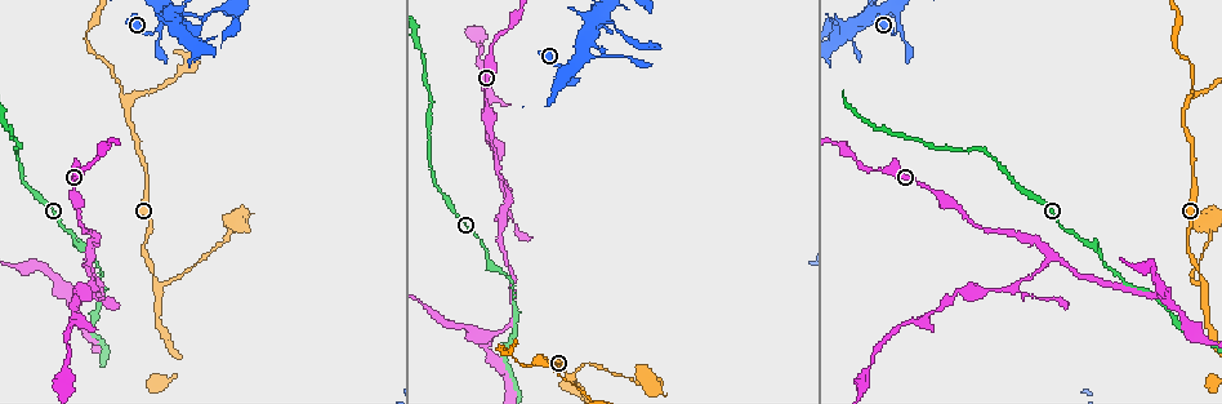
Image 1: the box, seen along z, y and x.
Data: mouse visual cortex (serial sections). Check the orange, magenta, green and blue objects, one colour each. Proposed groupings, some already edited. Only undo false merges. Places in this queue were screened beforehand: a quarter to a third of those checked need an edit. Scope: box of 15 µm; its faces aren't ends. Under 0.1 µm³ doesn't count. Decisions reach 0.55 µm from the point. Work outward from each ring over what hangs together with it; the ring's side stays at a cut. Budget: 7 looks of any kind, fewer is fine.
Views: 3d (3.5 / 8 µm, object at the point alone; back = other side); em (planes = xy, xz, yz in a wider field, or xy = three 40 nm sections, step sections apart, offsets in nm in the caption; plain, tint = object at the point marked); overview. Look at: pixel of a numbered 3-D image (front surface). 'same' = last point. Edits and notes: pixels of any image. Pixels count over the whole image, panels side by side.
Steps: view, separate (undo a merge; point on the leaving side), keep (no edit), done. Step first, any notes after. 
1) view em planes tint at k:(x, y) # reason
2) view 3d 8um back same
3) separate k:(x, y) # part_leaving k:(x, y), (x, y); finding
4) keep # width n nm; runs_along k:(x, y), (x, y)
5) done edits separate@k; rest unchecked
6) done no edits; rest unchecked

view 3d 3.5um back at 1:(88, 256) # calibre changes

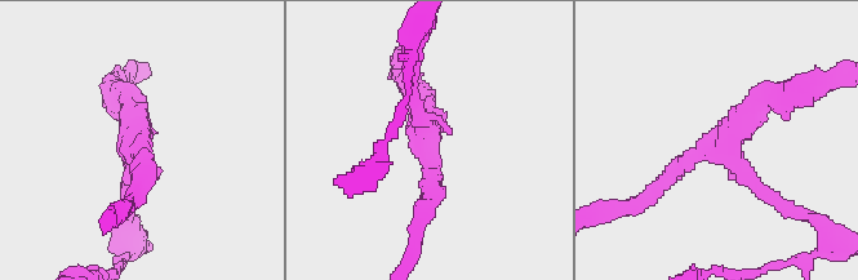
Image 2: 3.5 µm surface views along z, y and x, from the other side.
view em xy step 5 plain at 2:(421, 133) # arms 3; arm_widths 150, 200, 300 nm; shape alone is not enough

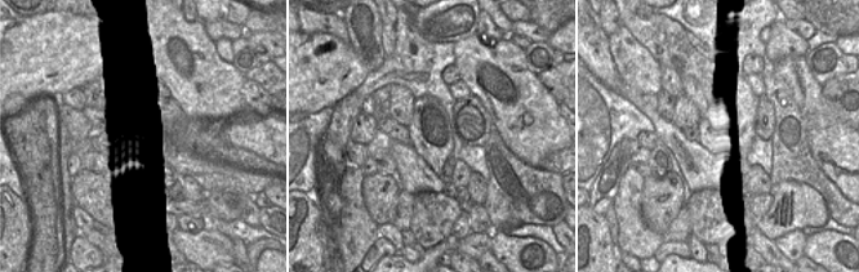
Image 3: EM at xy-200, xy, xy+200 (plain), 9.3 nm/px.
view em xy step 5 tint same # where the object lies

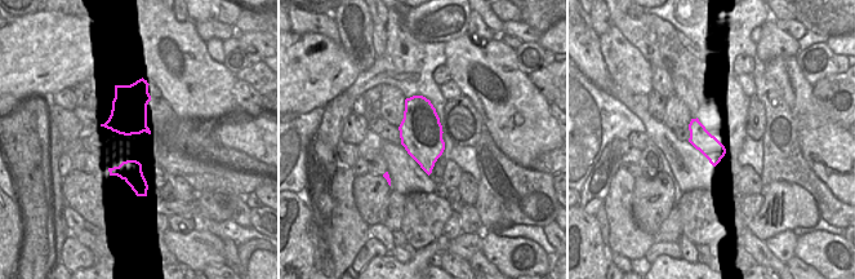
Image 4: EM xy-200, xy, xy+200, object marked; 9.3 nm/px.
keep # runs_along 2:(788, 92), (662, 183); continuous, no second cell

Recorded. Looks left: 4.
view 3d 3.5um at 1:(1188, 104) # three arms meet

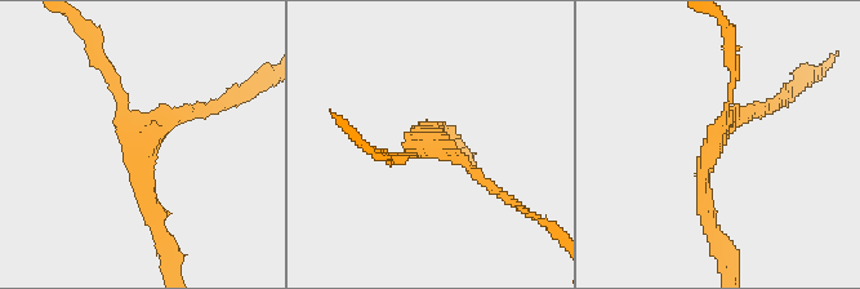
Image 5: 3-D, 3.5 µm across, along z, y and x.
view em xy step 5 tint at 5:(711, 145) # now the EM

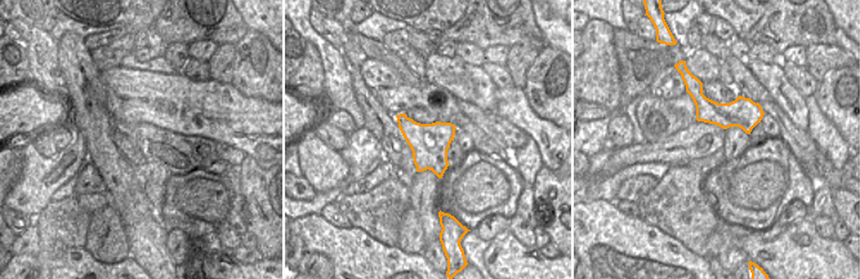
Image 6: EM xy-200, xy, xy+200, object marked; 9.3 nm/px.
keep # arm_widths 100, 150, 200 nm; runs_along 5:(160, 223), (124, 105), (105, 69); one cell here

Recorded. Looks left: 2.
done no edits; rest unchecked

